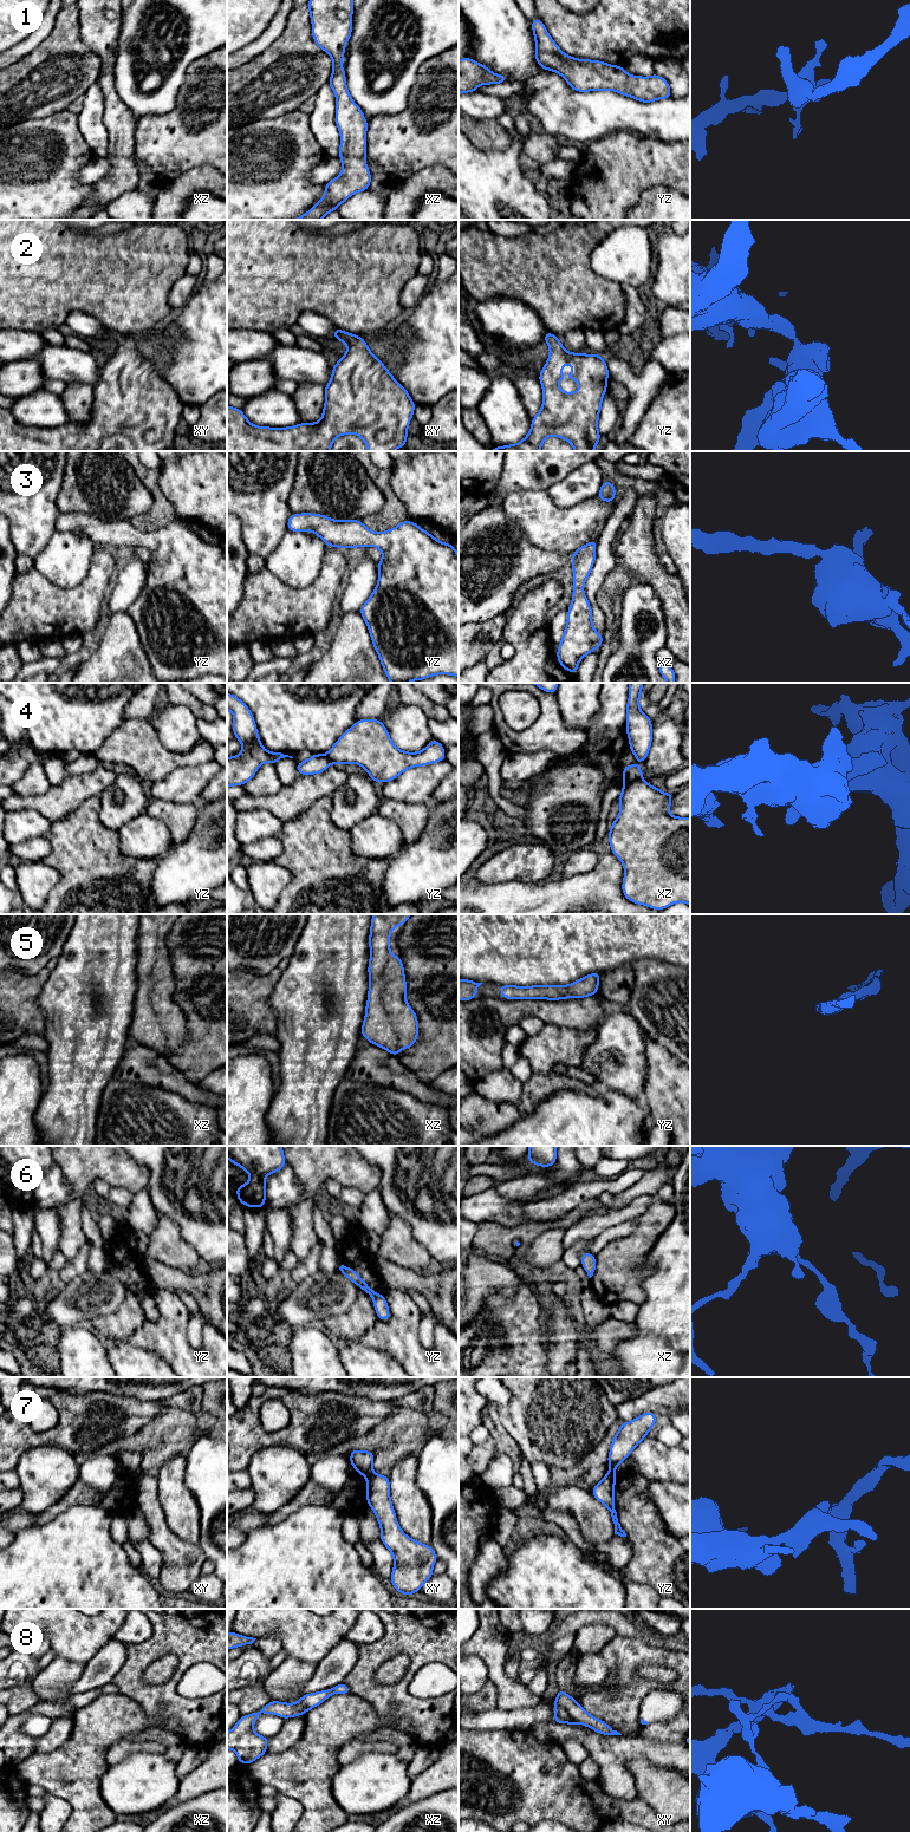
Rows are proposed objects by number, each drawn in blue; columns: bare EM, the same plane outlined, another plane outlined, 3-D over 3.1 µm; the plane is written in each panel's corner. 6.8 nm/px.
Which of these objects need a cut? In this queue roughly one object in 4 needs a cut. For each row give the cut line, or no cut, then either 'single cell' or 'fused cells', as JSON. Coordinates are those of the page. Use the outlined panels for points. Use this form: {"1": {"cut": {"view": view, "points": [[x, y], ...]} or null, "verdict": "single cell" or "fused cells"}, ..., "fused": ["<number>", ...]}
{"1": {"cut": null, "verdict": "single cell"}, "2": {"cut": null, "verdict": "single cell"}, "3": {"cut": null, "verdict": "single cell"}, "4": {"cut": {"view": "xz", "points": [[641, 778], [624, 786]]}, "verdict": "fused cells"}, "5": {"cut": null, "verdict": "single cell"}, "6": {"cut": null, "verdict": "single cell"}, "7": {"cut": {"view": "xy", "points": [[372, 1473], [366, 1477]]}, "verdict": "fused cells"}, "8": {"cut": {"view": "xy", "points": [[556, 1701], [578, 1722]]}, "verdict": "fused cells"}, "fused": ["4", "7", "8"]}

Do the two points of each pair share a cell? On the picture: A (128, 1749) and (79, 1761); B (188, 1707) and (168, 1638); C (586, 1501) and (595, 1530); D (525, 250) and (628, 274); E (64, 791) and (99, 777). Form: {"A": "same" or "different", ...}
{"A": "different", "B": "same", "C": "same", "D": "different", "E": "same"}

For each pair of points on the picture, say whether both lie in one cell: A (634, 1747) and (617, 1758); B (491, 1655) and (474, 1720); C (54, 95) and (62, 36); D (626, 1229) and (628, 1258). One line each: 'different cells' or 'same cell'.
A: same cell
B: different cells
C: same cell
D: different cells

